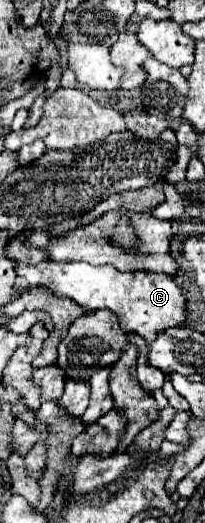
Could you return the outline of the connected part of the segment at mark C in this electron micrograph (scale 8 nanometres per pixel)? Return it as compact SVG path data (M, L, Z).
M46 260L36 266L18 264L18 276L26 278L30 286L46 286L52 288L56 296L66 296L80 304L86 312L94 312L100 308L108 308L120 316L122 328L128 332L136 332L146 342L156 340L160 332L166 332L172 326L184 326L186 320L186 296L180 286L168 274L154 272L118 272L110 264L92 266L86 262L52 262Z

